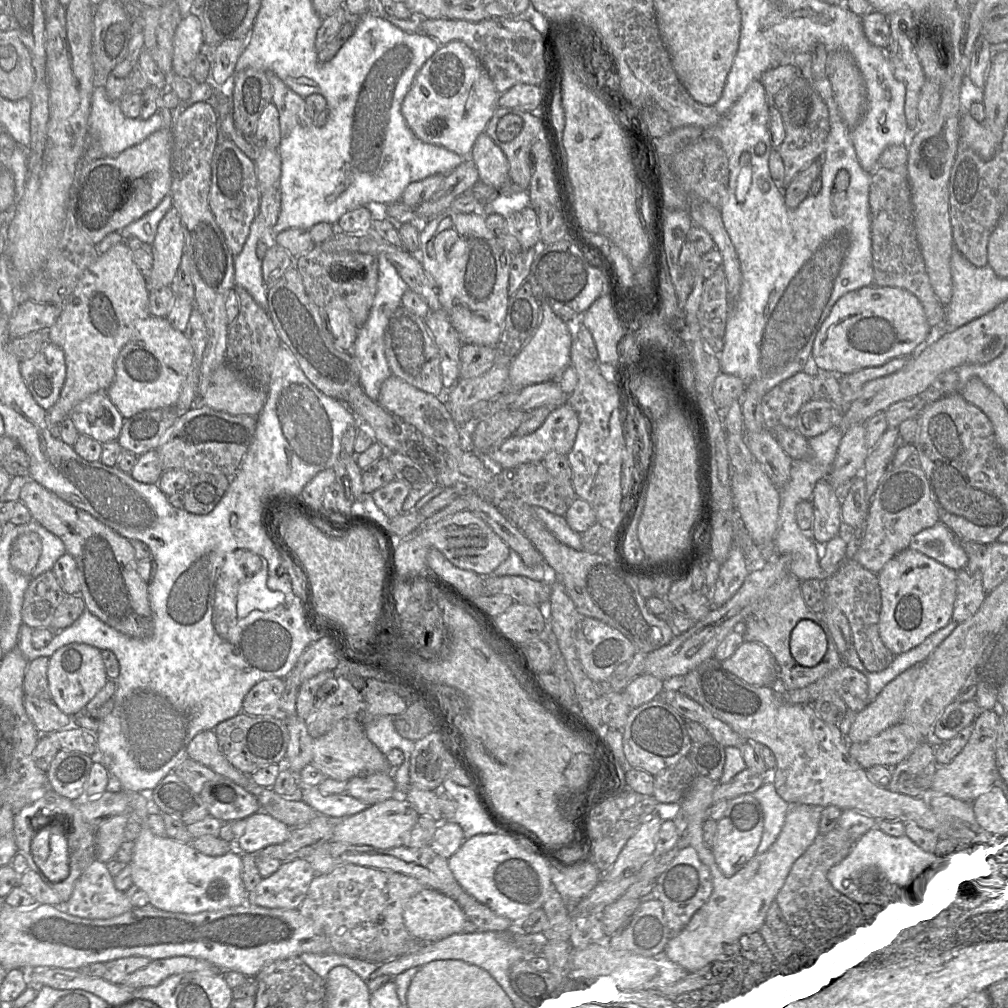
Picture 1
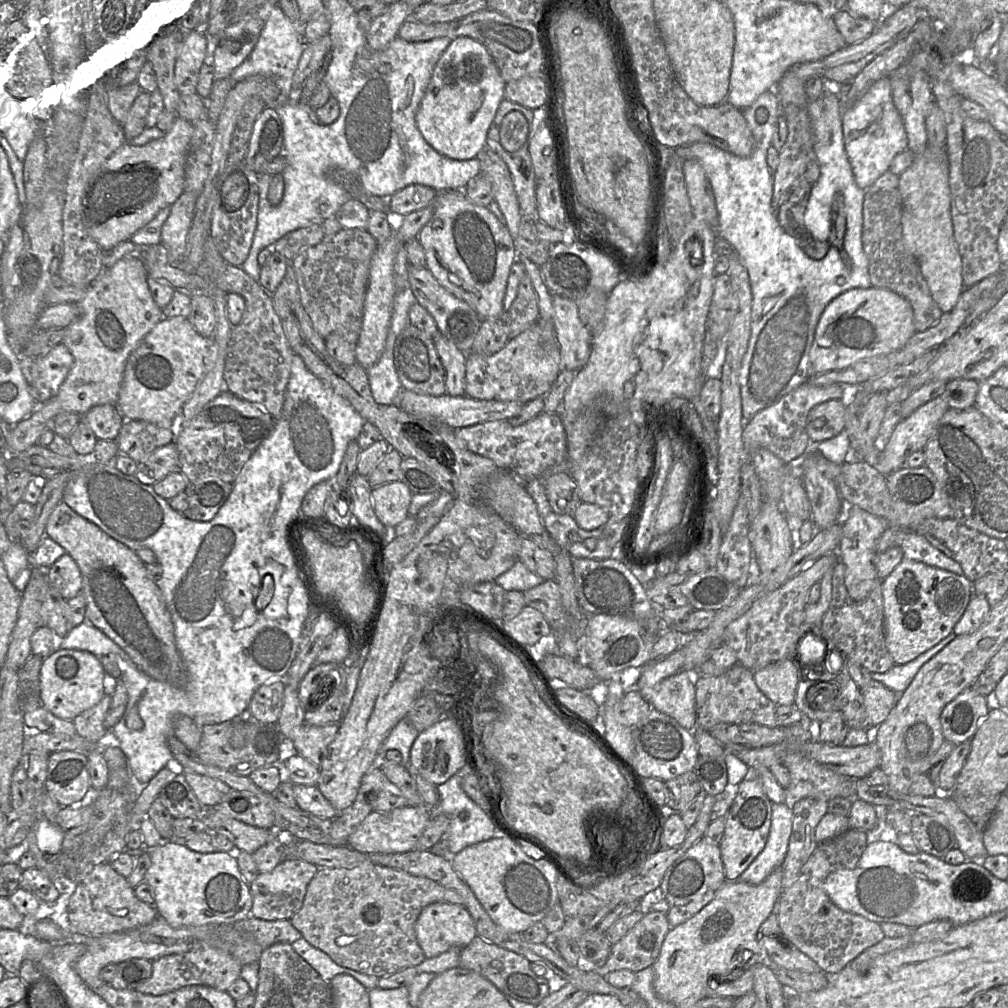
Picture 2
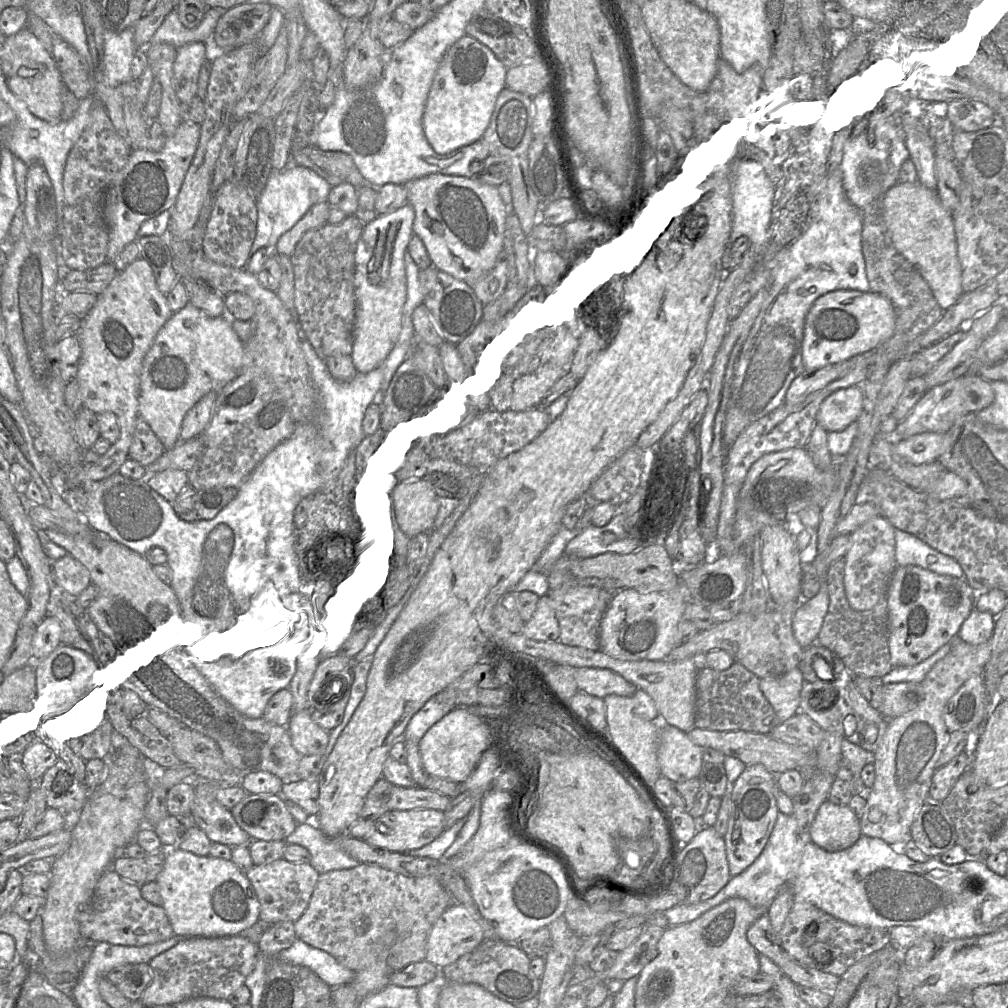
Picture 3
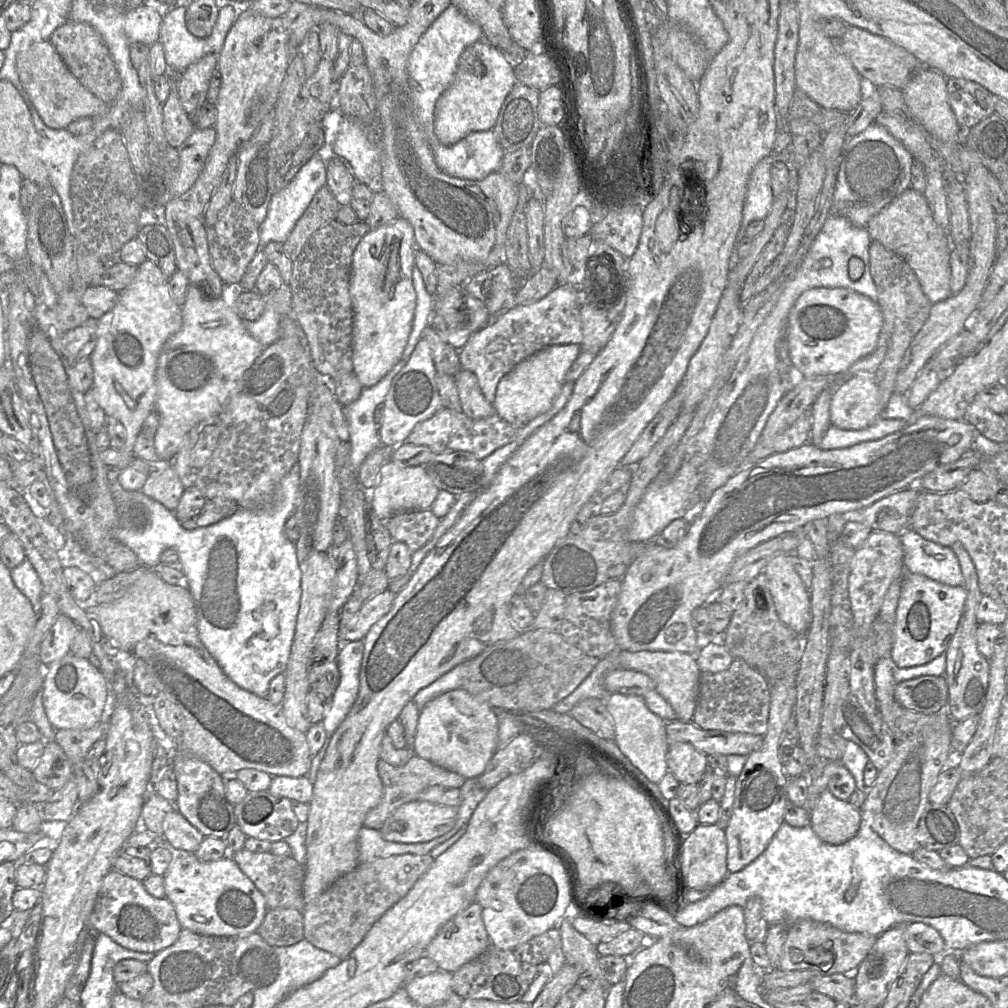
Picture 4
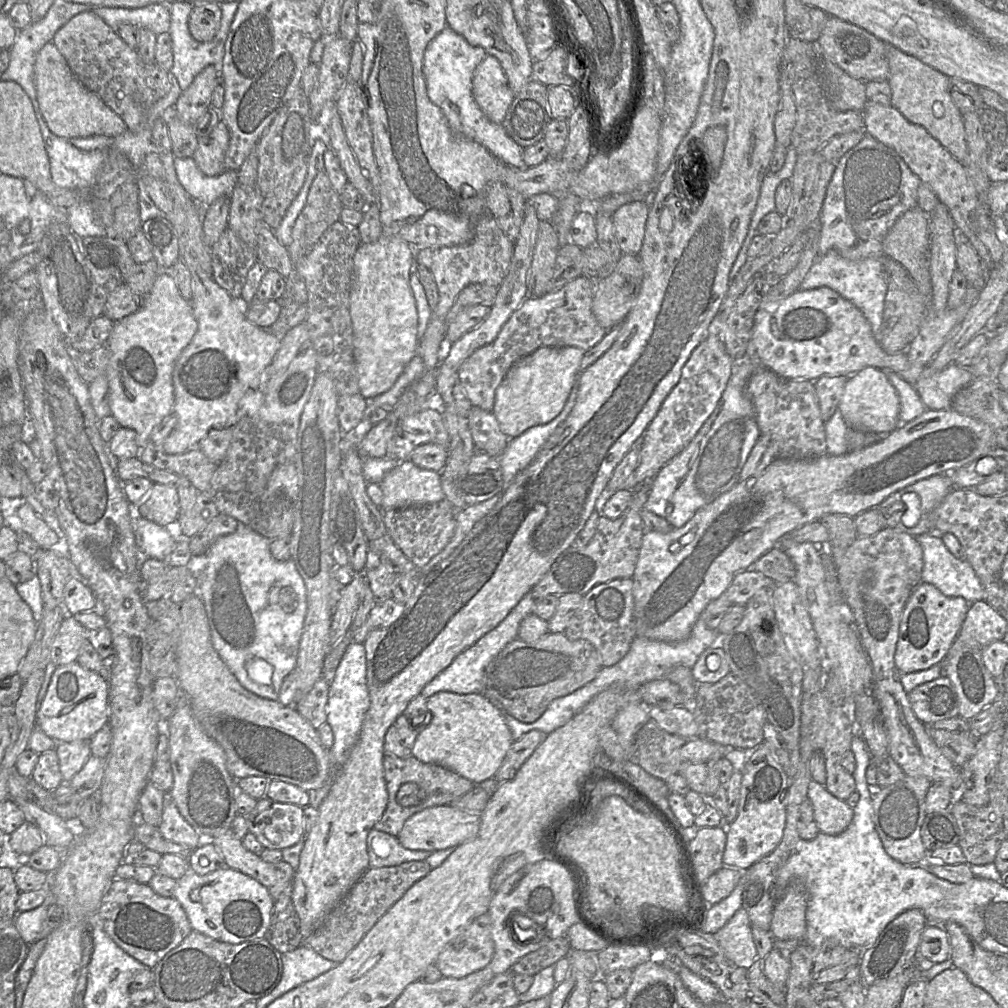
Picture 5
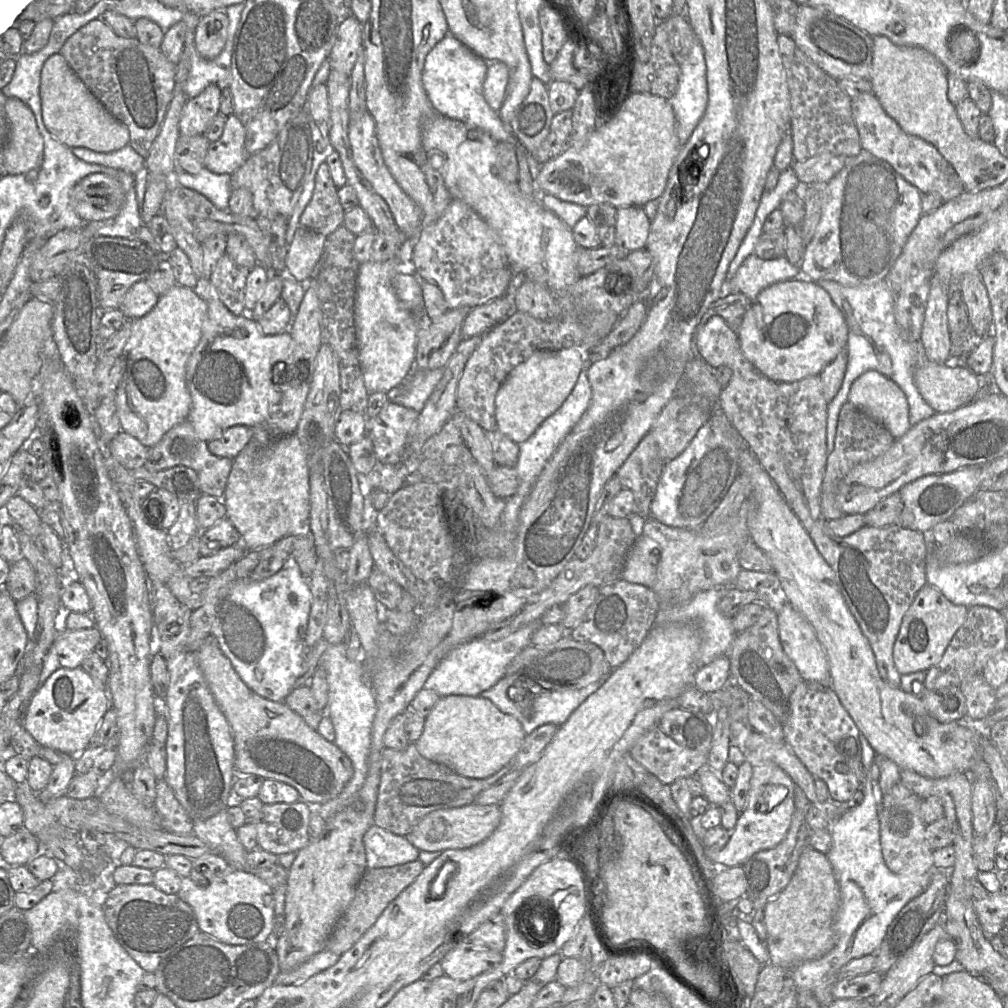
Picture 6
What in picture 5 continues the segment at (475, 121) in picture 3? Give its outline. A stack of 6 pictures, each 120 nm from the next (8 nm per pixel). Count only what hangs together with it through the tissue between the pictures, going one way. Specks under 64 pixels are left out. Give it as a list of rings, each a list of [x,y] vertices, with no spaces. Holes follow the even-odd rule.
[[[486,55],[476,67],[472,78],[472,93],[484,114],[492,122],[502,124],[515,95],[495,56]]]

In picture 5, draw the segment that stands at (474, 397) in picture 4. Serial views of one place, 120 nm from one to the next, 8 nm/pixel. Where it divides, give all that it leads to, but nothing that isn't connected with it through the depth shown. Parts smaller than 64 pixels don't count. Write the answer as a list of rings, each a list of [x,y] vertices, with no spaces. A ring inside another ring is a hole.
[[[472,406],[468,414],[468,424],[476,451],[491,457],[498,457],[505,451],[509,437],[501,431],[492,411]]]

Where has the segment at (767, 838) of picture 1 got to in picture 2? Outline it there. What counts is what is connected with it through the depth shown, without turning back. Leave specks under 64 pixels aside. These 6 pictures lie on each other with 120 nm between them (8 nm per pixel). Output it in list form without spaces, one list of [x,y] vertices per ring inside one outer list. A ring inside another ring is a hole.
[[[773,803],[768,840],[761,853],[738,881],[758,885],[784,862],[793,826],[793,810],[786,803]]]

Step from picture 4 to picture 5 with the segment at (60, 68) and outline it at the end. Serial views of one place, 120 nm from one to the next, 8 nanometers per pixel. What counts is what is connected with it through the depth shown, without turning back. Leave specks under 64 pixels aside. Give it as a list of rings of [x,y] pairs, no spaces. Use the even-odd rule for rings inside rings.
[[[54,43],[45,44],[39,51],[34,81],[42,117],[56,136],[66,139],[93,135],[116,137],[128,130],[122,118],[76,78]]]

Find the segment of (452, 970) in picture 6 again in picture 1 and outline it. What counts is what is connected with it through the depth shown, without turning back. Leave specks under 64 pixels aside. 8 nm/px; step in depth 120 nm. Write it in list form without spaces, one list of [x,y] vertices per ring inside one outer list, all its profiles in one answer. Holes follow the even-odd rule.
[[[425,888],[405,904],[403,919],[412,937],[433,943],[463,932],[467,917],[456,900]]]

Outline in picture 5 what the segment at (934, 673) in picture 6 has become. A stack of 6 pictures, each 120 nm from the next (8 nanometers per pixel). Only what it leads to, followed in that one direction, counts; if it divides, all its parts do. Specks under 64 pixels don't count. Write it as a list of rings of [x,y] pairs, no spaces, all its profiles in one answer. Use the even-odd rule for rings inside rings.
[[[985,600],[970,603],[956,641],[983,648],[1007,639],[1007,621]]]

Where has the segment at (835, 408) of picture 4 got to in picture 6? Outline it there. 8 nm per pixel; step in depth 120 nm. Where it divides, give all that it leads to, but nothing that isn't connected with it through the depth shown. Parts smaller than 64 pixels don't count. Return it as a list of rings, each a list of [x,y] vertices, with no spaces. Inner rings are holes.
[[[866,371],[853,382],[848,402],[879,421],[895,439],[911,427],[905,394],[895,382],[877,371]]]

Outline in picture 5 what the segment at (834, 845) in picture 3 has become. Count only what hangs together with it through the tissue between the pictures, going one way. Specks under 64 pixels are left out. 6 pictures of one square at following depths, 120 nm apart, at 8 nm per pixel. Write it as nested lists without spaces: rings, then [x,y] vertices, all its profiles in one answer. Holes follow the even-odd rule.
[[[813,779],[807,790],[814,810],[814,821],[820,832],[838,835],[850,825],[854,810],[846,801],[833,796],[825,787]]]

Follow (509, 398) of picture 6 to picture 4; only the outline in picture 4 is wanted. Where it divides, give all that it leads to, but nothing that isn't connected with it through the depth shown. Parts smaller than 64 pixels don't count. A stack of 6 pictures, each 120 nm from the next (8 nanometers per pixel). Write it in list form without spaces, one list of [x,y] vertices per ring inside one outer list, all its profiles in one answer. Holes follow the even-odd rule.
[[[579,344],[553,345],[521,361],[497,385],[493,402],[496,414],[514,427],[521,428],[546,412],[561,392],[569,368],[582,351]]]

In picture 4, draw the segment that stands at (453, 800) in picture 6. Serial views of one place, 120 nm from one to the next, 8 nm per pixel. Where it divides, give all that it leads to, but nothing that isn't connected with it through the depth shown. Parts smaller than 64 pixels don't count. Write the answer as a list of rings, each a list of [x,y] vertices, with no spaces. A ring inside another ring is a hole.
[[[412,755],[409,761],[403,766],[392,766],[382,759],[379,759],[377,770],[383,784],[383,796],[379,804],[368,811],[364,818],[363,827],[380,830],[385,821],[401,805],[417,801],[419,794],[432,786],[460,789],[466,778],[460,774],[442,768],[426,759]]]

